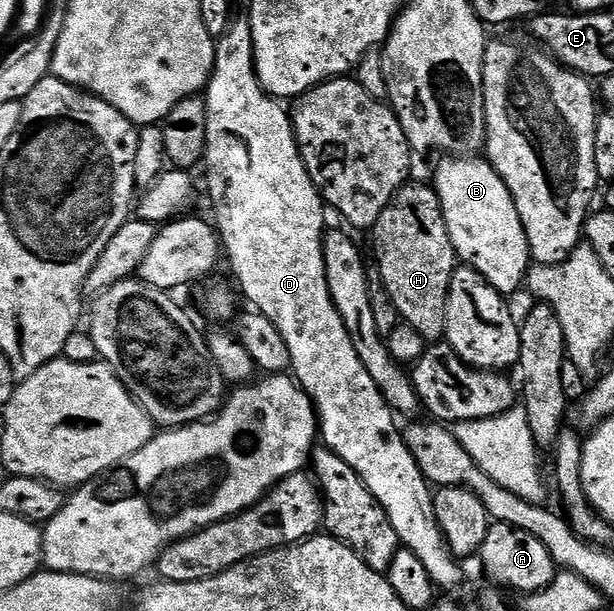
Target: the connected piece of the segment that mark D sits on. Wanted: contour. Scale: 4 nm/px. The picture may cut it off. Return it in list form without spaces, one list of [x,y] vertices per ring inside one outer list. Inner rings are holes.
[[[231,20],[230,26],[226,28],[226,32],[217,38],[214,46],[214,71],[210,74],[210,80],[206,83],[204,100],[206,110],[208,111],[206,155],[204,158],[204,166],[206,165],[206,185],[210,188],[210,201],[214,204],[215,215],[218,216],[216,228],[220,238],[221,248],[224,250],[225,260],[226,257],[230,260],[230,269],[234,272],[234,277],[238,280],[238,285],[242,288],[243,295],[254,304],[251,306],[253,306],[257,312],[263,313],[266,318],[273,323],[276,331],[280,331],[280,335],[284,335],[284,343],[288,343],[288,355],[290,356],[292,376],[294,380],[301,385],[303,391],[309,395],[310,402],[314,404],[314,411],[318,414],[320,437],[321,440],[326,440],[323,441],[325,448],[331,449],[336,455],[340,455],[340,459],[344,459],[344,463],[348,463],[348,467],[352,467],[352,471],[356,471],[356,475],[360,475],[360,479],[366,484],[370,494],[377,499],[380,507],[384,507],[384,511],[396,531],[398,540],[403,546],[417,546],[417,541],[422,545],[430,544],[428,568],[430,571],[430,580],[434,582],[435,586],[441,590],[442,588],[456,588],[463,581],[464,573],[459,566],[461,564],[447,547],[446,541],[443,539],[442,533],[439,530],[439,525],[436,523],[432,486],[420,471],[420,467],[416,463],[412,451],[408,451],[403,430],[400,428],[400,425],[398,429],[397,423],[394,422],[394,420],[396,420],[394,410],[391,409],[388,402],[384,399],[382,392],[376,387],[372,375],[368,375],[364,363],[360,363],[360,355],[356,355],[356,347],[352,347],[352,339],[344,327],[344,319],[340,319],[340,311],[336,311],[336,307],[332,303],[332,295],[328,291],[326,264],[324,263],[324,247],[322,246],[324,234],[328,229],[328,226],[326,226],[326,213],[328,214],[328,209],[322,200],[318,186],[312,183],[312,179],[308,175],[308,171],[302,162],[302,156],[298,150],[298,139],[294,135],[294,123],[291,114],[288,112],[288,109],[282,106],[285,104],[283,104],[281,100],[275,99],[263,91],[262,84],[258,82],[258,76],[254,70],[254,44],[252,43],[252,31],[250,30],[249,20]]]

